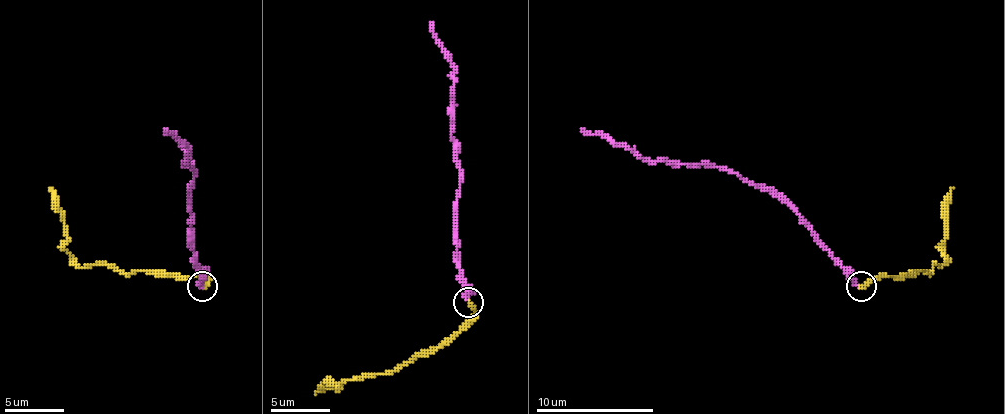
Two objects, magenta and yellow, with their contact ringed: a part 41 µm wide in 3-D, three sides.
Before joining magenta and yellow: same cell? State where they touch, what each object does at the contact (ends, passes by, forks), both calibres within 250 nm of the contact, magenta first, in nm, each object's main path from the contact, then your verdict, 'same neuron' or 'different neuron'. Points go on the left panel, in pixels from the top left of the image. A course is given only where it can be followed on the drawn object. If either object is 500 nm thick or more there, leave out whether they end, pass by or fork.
place (202, 286); magenta ends; yellow ends; calibres 300 and 200 nm; course magenta (203, 285), (191, 226), (191, 167), (185, 164), (188, 158), (185, 146), (164, 129); course yellow (203, 285), (208, 279), (141, 270), (120, 273), (105, 264), (79, 267), (64, 250), (64, 211), (49, 188); same neuron

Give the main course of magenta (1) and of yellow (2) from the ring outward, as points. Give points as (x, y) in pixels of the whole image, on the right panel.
1: (859, 285), (809, 226), (770, 191), (717, 167), (637, 158), (626, 146), (581, 129)
2: (862, 285), (921, 270), (930, 273), (936, 264), (938, 267), (944, 250), (944, 211), (953, 188)

